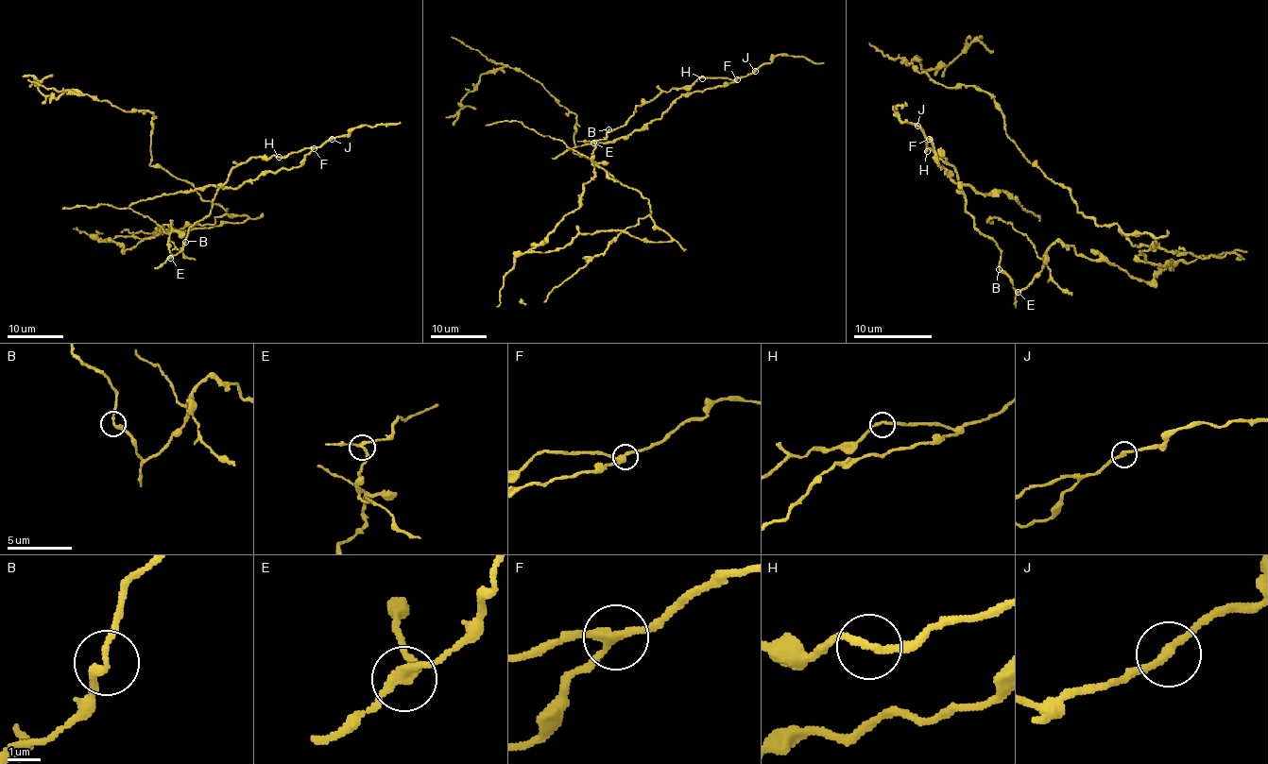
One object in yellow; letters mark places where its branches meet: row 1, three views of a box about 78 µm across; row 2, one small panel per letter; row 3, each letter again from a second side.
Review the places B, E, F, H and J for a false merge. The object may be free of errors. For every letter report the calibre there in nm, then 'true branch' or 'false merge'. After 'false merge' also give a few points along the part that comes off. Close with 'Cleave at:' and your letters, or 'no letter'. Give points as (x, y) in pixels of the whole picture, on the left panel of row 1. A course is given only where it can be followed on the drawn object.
B: 200 nm | true branch
E: 200 nm | false merge | (170, 257), (171, 222), (127, 250), (109, 241), (248, 218), (150, 165), (150, 110), (29, 84)
F: 260 nm | true branch
H: 220 nm | true branch
J: 240 nm | true branch
Cleave at: E

